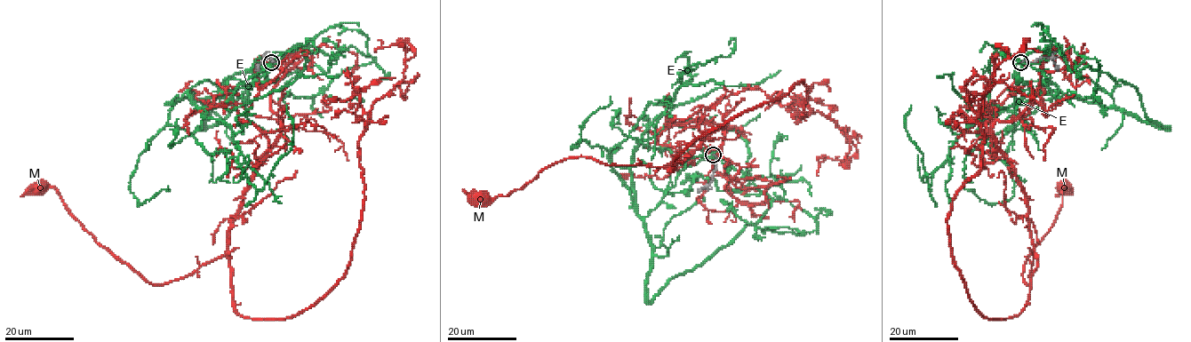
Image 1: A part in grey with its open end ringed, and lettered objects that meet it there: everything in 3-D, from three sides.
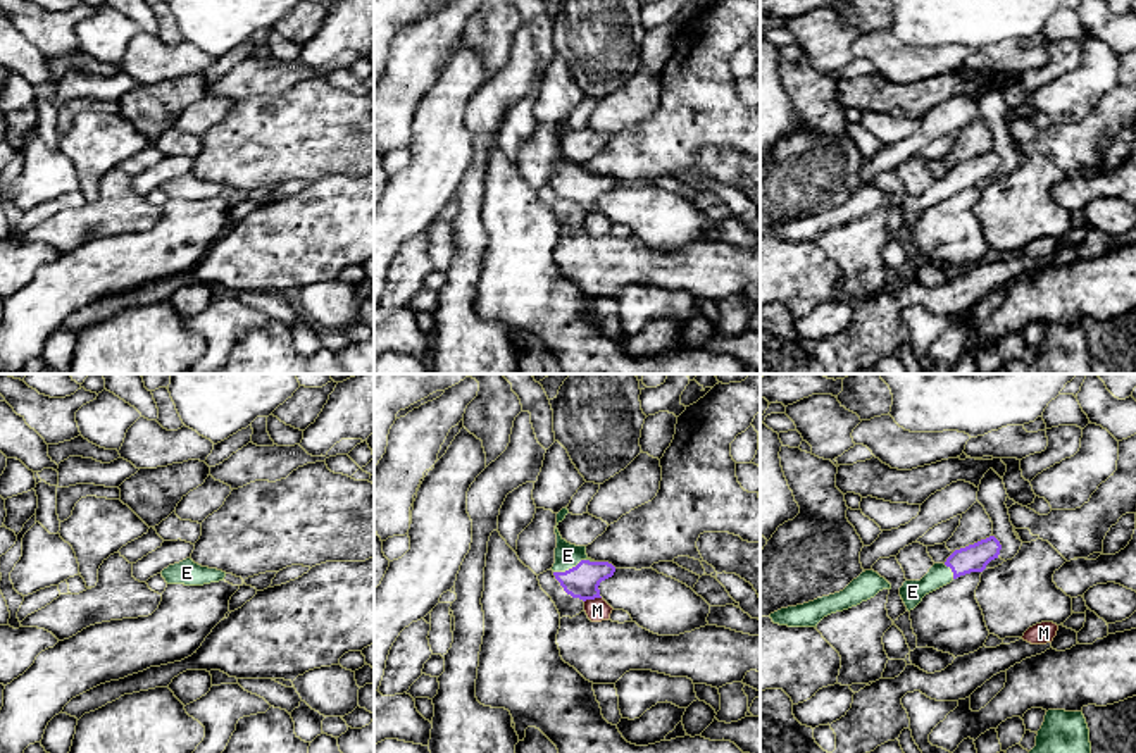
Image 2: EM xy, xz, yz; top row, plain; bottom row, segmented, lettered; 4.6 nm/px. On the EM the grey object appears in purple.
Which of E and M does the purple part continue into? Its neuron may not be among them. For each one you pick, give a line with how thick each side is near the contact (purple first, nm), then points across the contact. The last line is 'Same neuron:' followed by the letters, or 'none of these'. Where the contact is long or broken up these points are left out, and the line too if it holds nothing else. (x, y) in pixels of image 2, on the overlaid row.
E: calibres 160 and 120 nm; way xz (581, 581), (573, 567), (568, 555)
Same neuron: E

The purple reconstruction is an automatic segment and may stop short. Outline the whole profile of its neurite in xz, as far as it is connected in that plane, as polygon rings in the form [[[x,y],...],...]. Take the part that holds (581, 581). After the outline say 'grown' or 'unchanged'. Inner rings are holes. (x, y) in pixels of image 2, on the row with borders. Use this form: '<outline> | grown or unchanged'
[[[557,526],[557,548],[555,563],[552,567],[555,579],[560,582],[564,591],[572,598],[583,601],[602,598],[600,582],[612,577],[615,567],[609,562],[595,562],[586,555],[586,546],[576,546],[567,543]]] | grown

